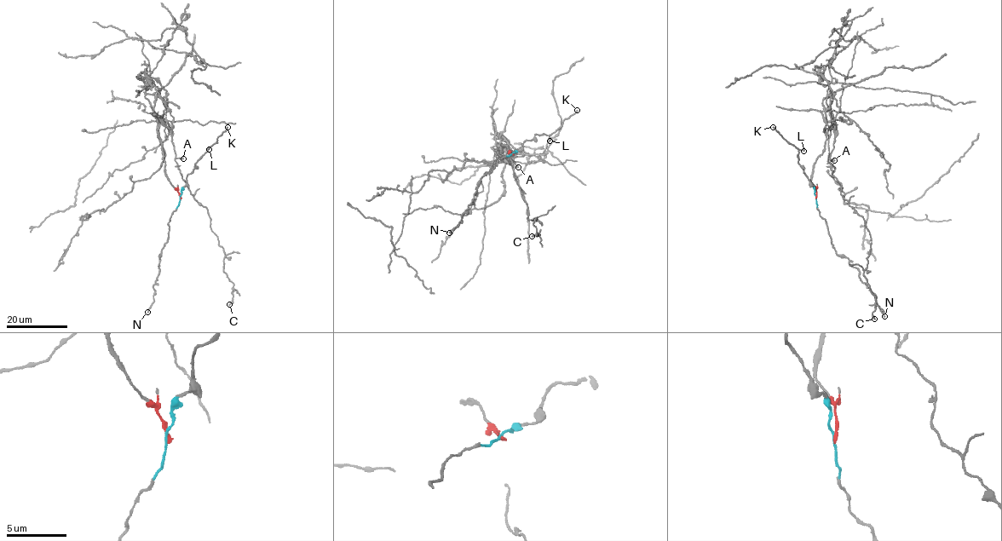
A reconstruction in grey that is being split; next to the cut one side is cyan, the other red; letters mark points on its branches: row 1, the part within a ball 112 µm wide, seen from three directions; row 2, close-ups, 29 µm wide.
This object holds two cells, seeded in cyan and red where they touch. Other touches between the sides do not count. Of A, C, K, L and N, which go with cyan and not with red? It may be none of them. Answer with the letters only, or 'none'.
K, L, N

